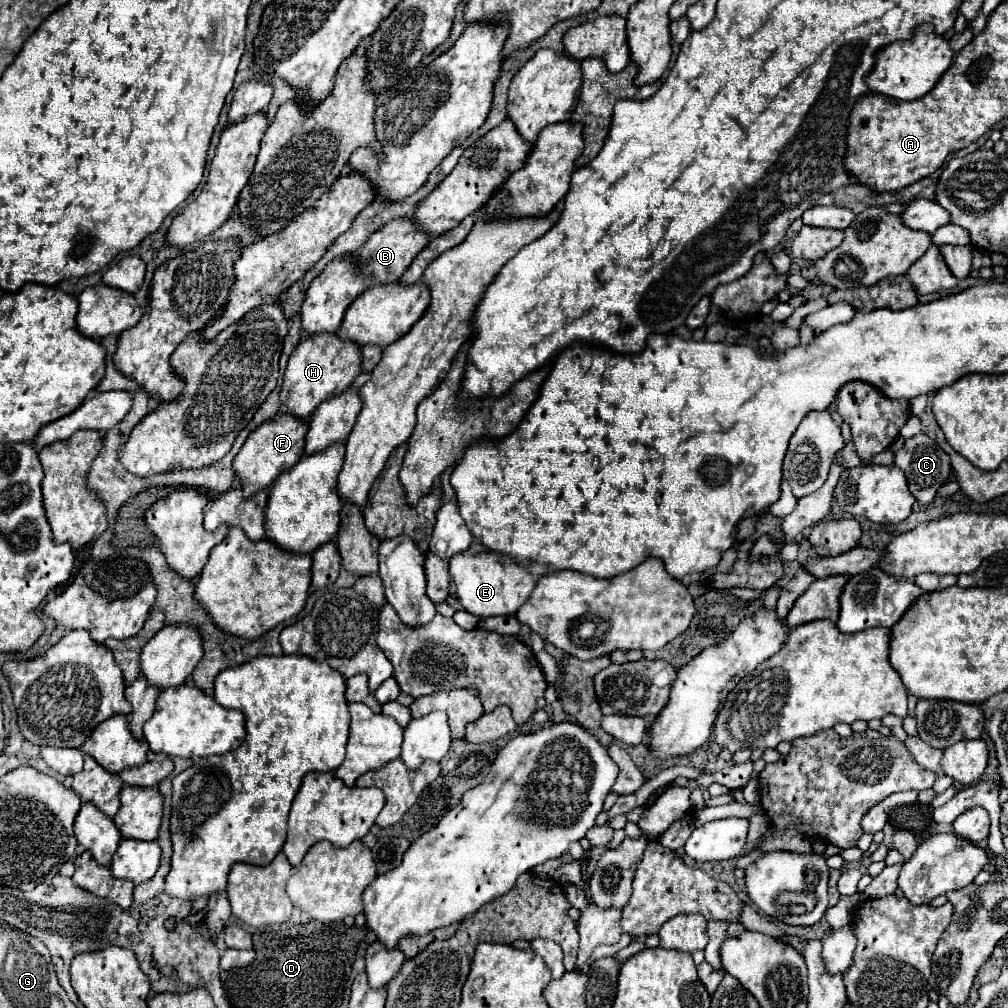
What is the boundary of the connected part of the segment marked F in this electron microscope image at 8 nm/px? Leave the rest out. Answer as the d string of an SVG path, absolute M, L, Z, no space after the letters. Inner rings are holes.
M277 414L277 418L271 418L257 426L253 430L245 444L241 446L239 454L233 460L237 480L243 484L243 496L253 496L255 492L267 488L271 482L277 480L277 476L285 470L289 470L293 464L299 462L303 456L303 438L307 434L307 422L295 422L291 414Z

